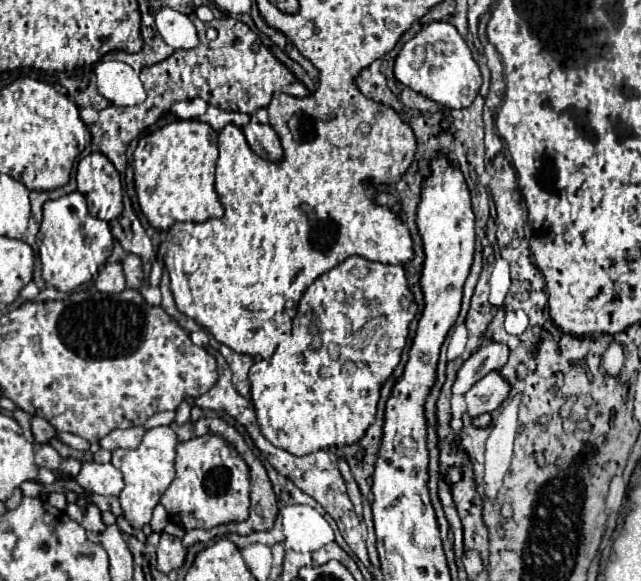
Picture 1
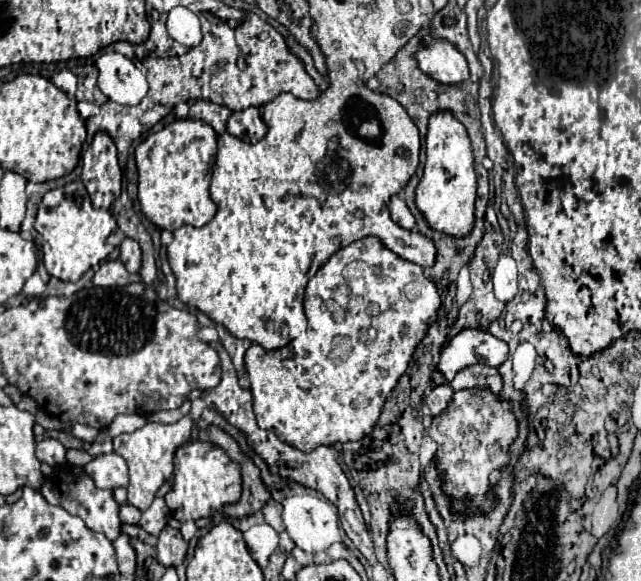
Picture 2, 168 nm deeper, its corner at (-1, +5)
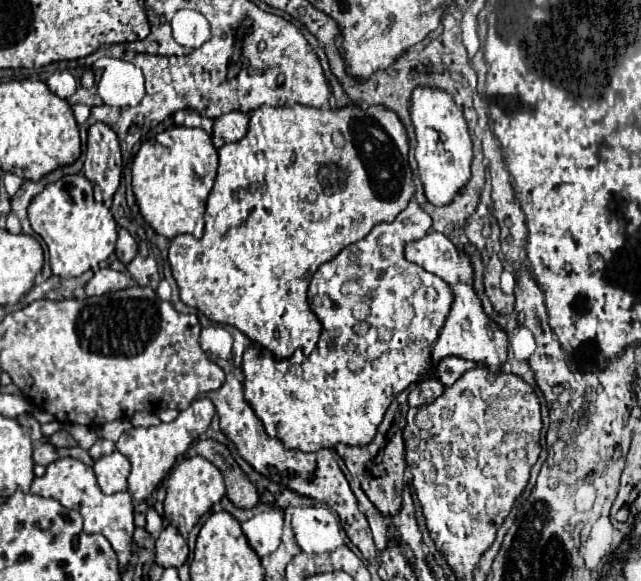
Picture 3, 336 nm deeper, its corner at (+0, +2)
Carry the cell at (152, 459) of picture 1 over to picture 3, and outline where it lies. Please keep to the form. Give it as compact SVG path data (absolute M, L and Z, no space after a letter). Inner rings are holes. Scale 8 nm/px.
M196 398L186 410L180 412L180 416L174 422L170 424L162 422L150 428L132 428L120 436L120 440L116 442L116 450L122 452L132 464L132 470L128 476L128 490L134 502L144 502L156 490L156 486L164 480L164 476L168 476L170 468L174 466L176 456L186 454L190 444L206 432L214 412L216 412L214 404L208 398Z

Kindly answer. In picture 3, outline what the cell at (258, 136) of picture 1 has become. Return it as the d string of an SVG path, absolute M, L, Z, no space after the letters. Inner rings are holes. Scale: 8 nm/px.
M228 112L220 118L214 120L214 132L212 140L214 142L238 142L246 136L248 132L248 122L250 116L244 112Z

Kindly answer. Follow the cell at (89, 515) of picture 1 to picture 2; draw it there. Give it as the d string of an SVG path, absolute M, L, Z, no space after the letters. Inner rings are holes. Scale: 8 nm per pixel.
M63 465L63 467L55 469L53 475L45 479L45 483L41 485L39 493L41 493L51 505L59 505L59 507L67 509L71 515L81 517L91 531L105 533L105 537L107 537L109 541L115 541L115 539L121 535L119 505L117 505L117 501L113 499L113 491L99 489L99 487L93 483L93 479L85 473L83 467Z

